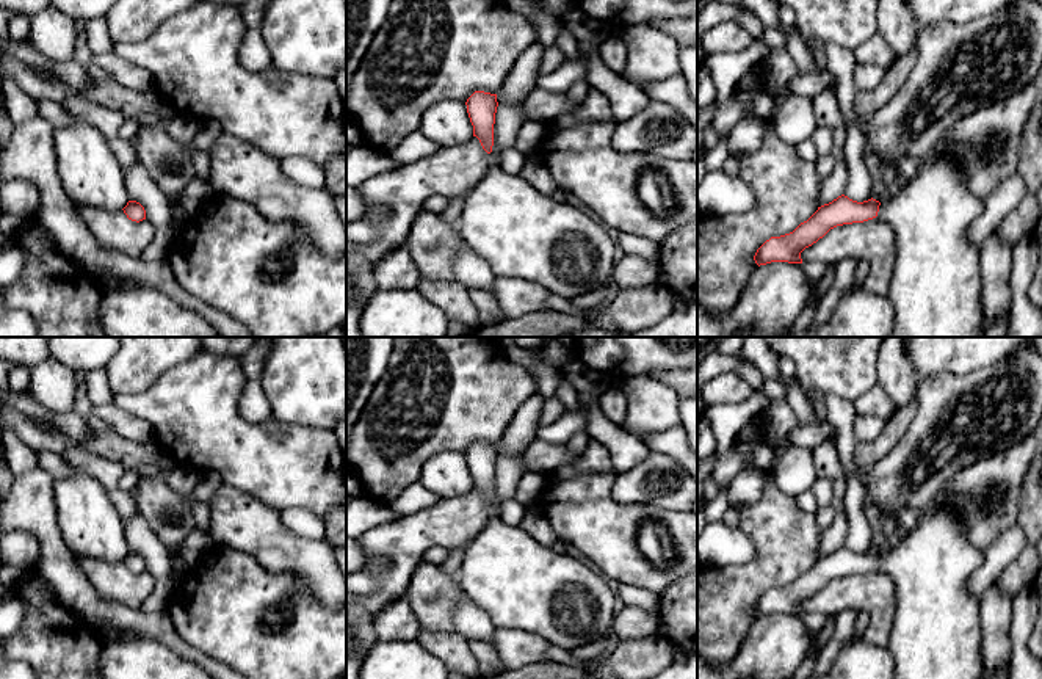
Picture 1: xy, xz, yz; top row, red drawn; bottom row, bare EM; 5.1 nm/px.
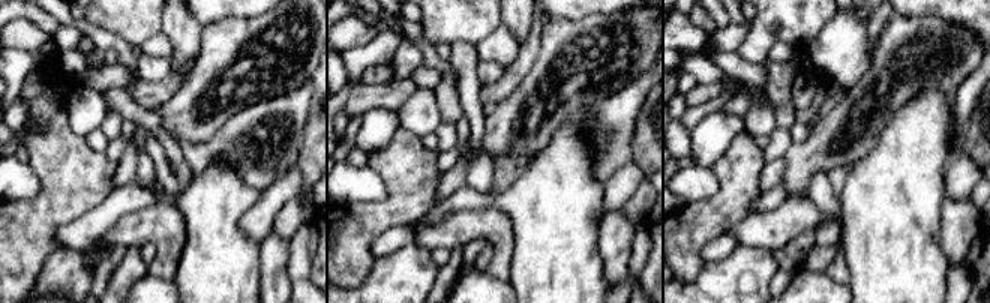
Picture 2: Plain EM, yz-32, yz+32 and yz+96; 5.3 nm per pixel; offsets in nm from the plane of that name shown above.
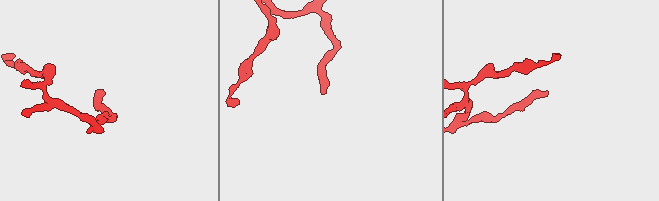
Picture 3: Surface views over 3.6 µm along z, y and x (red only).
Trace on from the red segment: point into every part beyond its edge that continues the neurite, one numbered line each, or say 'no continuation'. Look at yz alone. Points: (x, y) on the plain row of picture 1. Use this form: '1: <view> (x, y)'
1: yz (936, 634)

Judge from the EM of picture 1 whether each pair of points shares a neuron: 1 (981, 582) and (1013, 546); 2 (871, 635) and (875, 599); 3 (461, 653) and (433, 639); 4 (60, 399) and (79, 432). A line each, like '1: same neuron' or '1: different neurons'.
1: same neuron
2: same neuron
3: same neuron
4: different neurons

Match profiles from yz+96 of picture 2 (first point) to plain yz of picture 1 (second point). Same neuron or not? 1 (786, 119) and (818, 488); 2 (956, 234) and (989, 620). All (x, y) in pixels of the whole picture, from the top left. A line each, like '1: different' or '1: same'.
1: different
2: same

